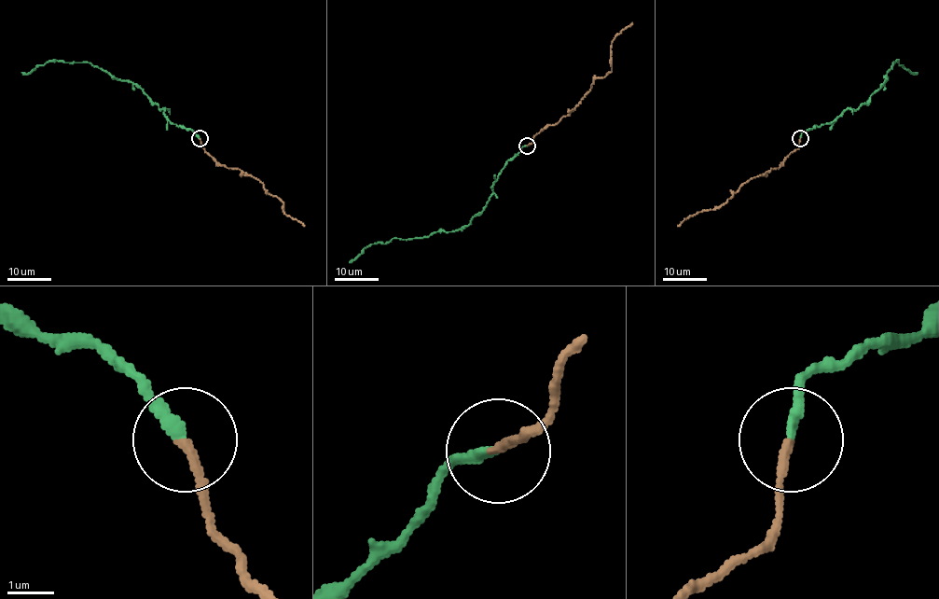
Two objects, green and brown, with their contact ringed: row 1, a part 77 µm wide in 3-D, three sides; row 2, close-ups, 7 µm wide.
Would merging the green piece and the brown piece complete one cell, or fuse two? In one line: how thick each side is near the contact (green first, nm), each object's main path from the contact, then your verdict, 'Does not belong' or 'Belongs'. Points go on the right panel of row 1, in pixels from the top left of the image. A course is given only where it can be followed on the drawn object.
Thickness 260 nm (green) against 200 nm. Course of green: (800, 138), (803, 132), (864, 104), (887, 80), (893, 62), (899, 61), (918, 73). Course of brown: (800, 138), (799, 146), (778, 168), (751, 177), (725, 201), (712, 210), (697, 212), (677, 226). Does not belong

